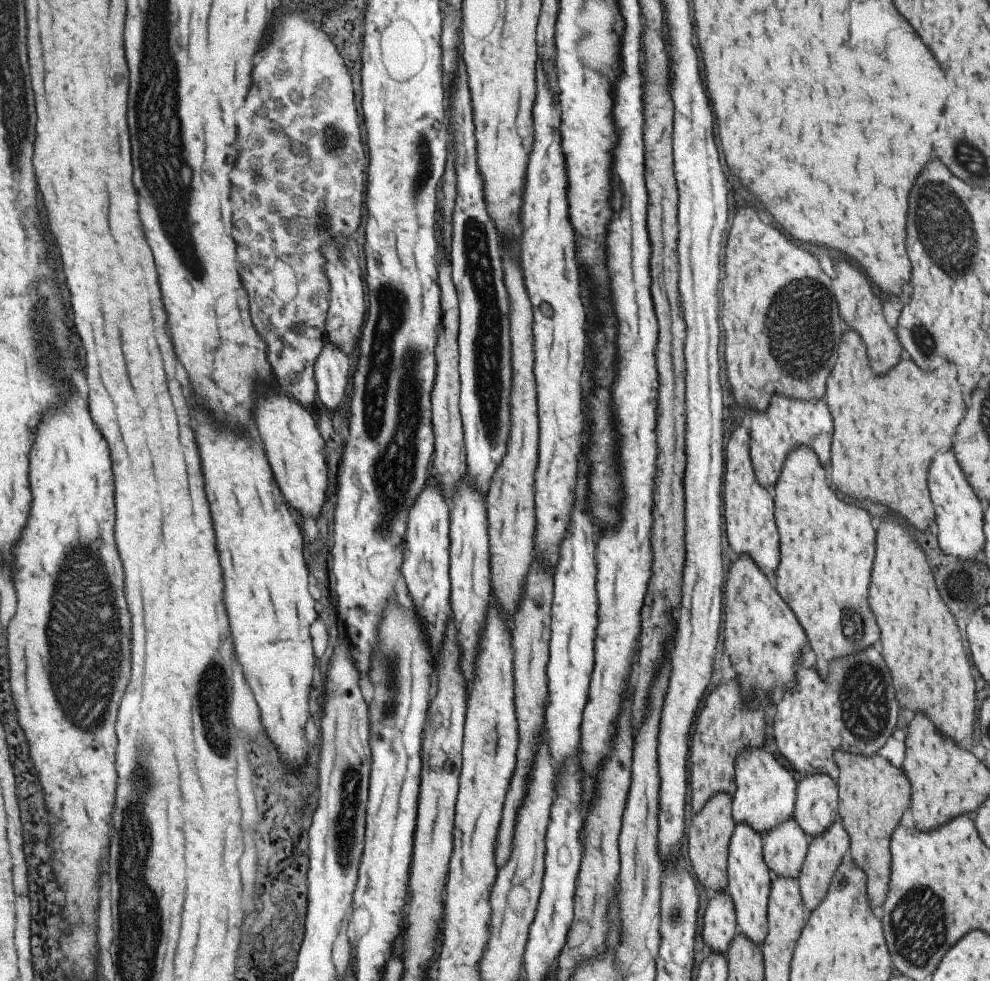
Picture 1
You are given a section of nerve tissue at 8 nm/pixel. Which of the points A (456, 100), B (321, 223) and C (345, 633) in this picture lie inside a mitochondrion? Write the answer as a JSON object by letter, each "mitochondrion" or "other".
{"A":"other","B":"mitochondrion","C":"other"}

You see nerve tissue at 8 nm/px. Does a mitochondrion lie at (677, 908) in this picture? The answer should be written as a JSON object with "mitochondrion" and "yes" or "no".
{"mitochondrion":"yes"}

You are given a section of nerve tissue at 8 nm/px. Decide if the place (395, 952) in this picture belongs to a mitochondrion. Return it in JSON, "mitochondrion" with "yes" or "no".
{"mitochondrion":"no"}

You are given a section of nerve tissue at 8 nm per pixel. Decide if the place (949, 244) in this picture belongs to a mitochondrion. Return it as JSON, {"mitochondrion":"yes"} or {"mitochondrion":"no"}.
{"mitochondrion":"yes"}

